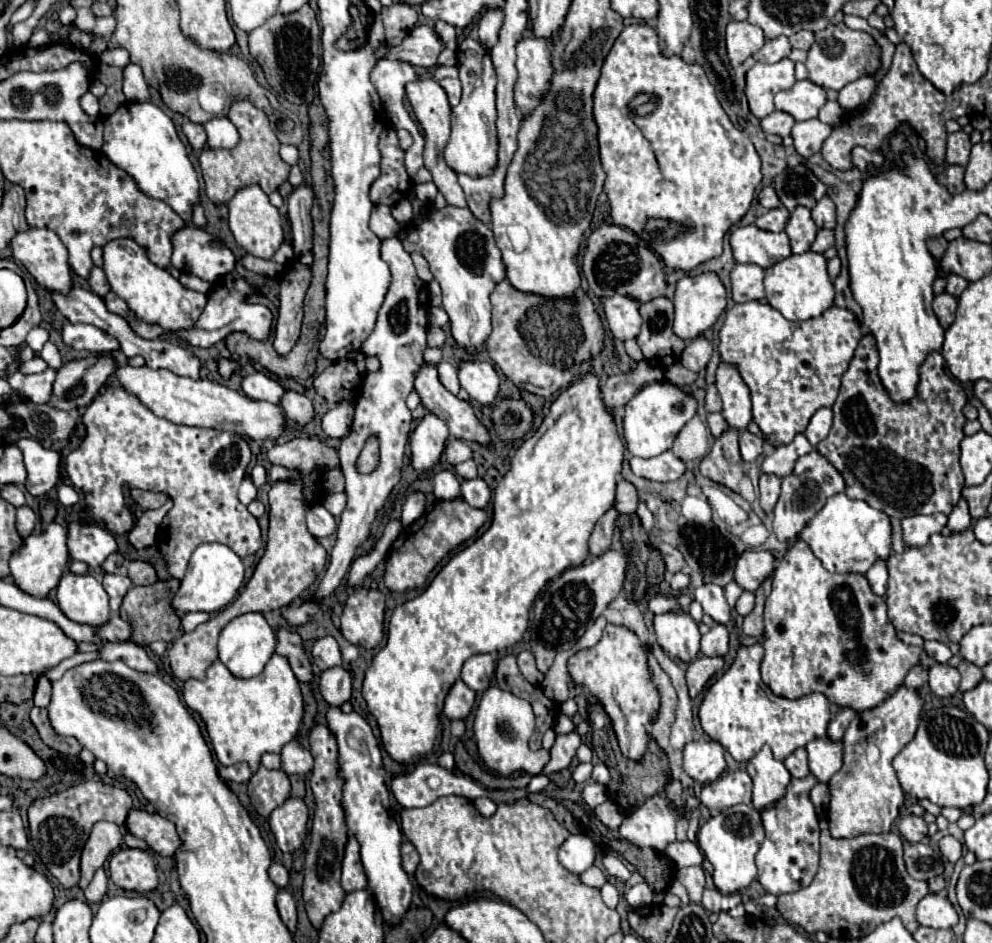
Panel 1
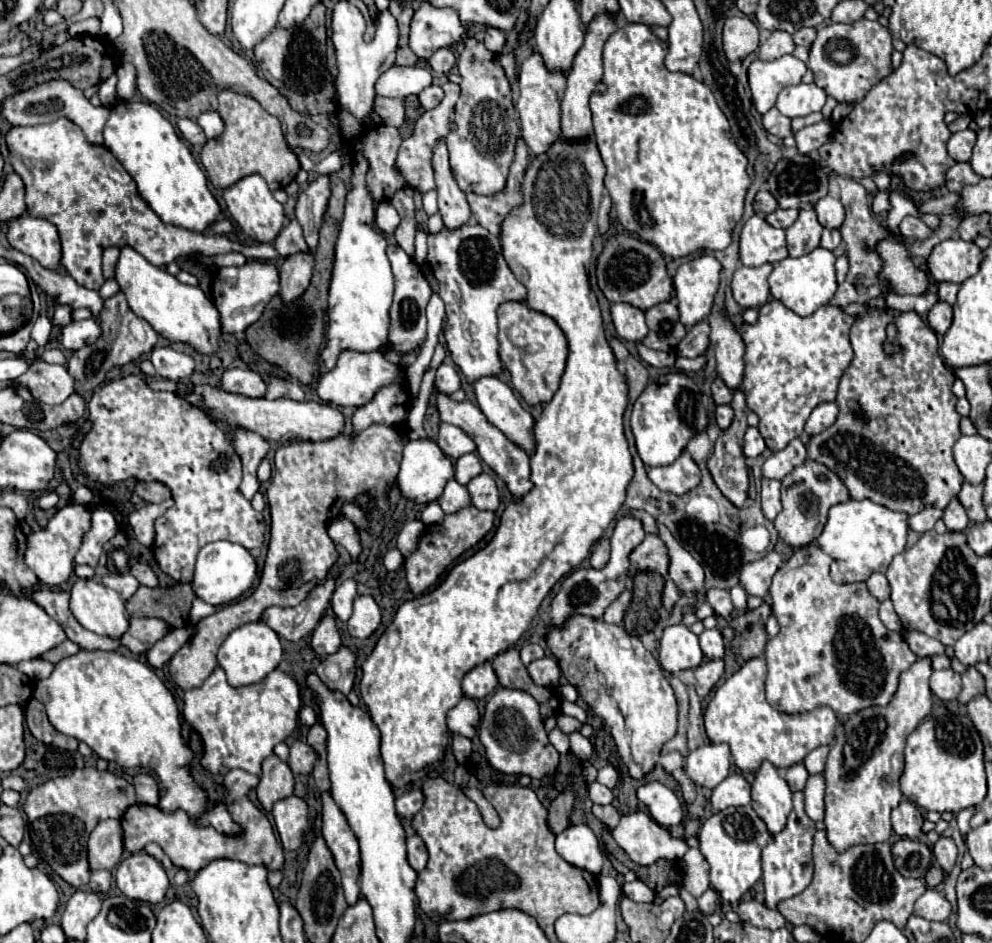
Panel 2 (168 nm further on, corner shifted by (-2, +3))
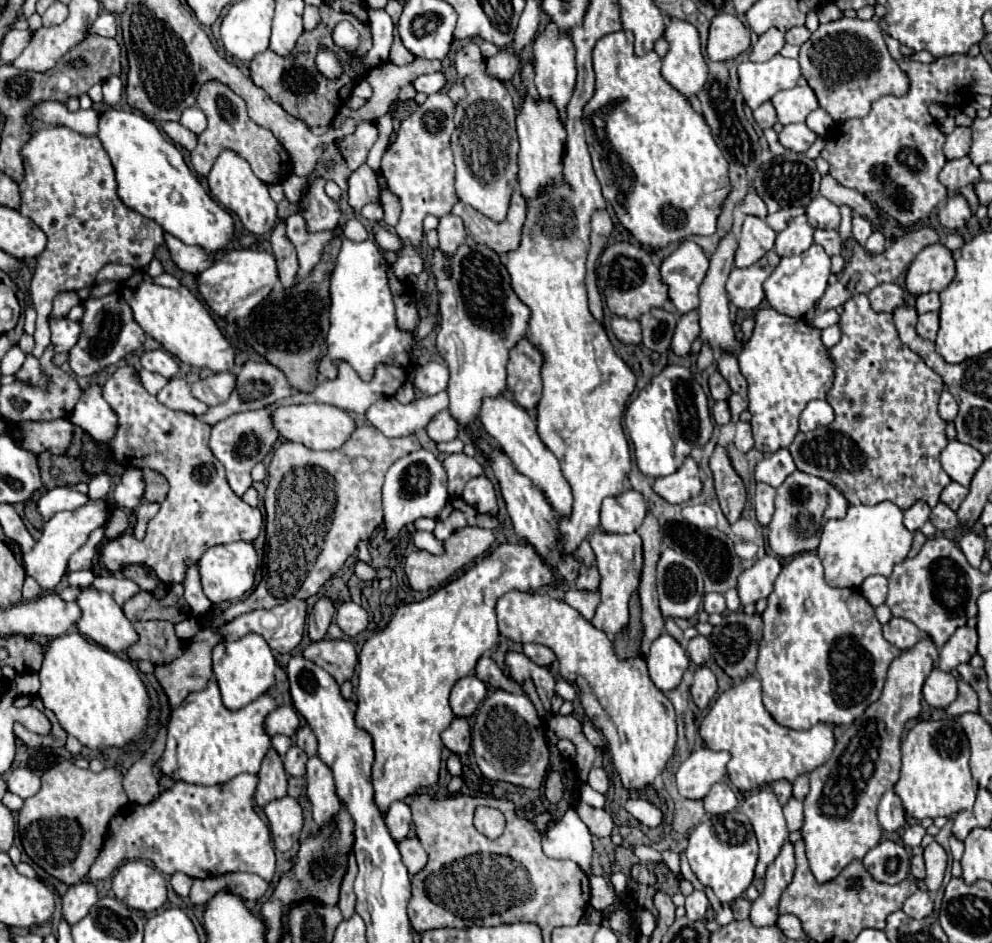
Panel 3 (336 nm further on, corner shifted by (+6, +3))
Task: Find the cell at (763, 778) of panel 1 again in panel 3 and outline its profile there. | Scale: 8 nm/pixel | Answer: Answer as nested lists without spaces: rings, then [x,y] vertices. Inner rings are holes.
[[[765,785],[745,799],[745,803],[741,805],[741,811],[749,817],[753,831],[757,835],[759,861],[755,867],[755,877],[763,877],[767,867],[779,855],[789,835],[783,819],[783,809],[775,793],[769,789],[769,785]]]

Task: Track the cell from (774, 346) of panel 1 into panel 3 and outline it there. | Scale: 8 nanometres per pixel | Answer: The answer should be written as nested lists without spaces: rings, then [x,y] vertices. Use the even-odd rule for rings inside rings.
[[[771,307],[755,311],[755,329],[739,353],[739,367],[749,385],[755,449],[765,455],[791,445],[805,405],[811,399],[825,399],[833,383],[833,361],[821,343],[821,331],[803,317],[789,319]]]

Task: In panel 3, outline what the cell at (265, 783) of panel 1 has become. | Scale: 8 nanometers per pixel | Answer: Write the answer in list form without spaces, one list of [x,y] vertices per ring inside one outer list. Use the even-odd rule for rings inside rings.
[[[269,749],[259,771],[259,785],[255,791],[255,803],[265,807],[269,801],[287,795],[287,773],[283,769],[283,759],[275,749]]]

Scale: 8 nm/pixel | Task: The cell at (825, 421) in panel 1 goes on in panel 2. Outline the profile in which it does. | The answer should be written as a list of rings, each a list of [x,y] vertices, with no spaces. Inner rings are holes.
[[[821,403],[813,409],[811,417],[807,419],[807,425],[805,425],[805,433],[807,435],[817,435],[821,431],[825,431],[827,427],[833,425],[837,417],[837,405],[835,403]]]

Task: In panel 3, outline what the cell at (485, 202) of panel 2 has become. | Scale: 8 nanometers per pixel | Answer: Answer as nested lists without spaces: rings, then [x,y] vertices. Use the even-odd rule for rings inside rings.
[[[515,189],[511,207],[509,207],[509,215],[503,223],[495,223],[495,221],[487,219],[485,215],[481,215],[473,207],[465,205],[463,201],[459,201],[451,209],[451,213],[463,219],[465,231],[475,243],[483,243],[483,245],[491,247],[491,251],[501,255],[507,251],[515,251],[515,247],[519,247],[519,235],[521,235],[521,229],[525,223],[527,203],[521,197],[521,193]]]

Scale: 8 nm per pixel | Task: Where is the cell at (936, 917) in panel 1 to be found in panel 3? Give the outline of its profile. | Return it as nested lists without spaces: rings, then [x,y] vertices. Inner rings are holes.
[[[923,889],[915,891],[903,905],[903,911],[913,917],[913,919],[923,919],[923,917],[929,917],[933,913],[933,901],[931,901],[931,895]]]

